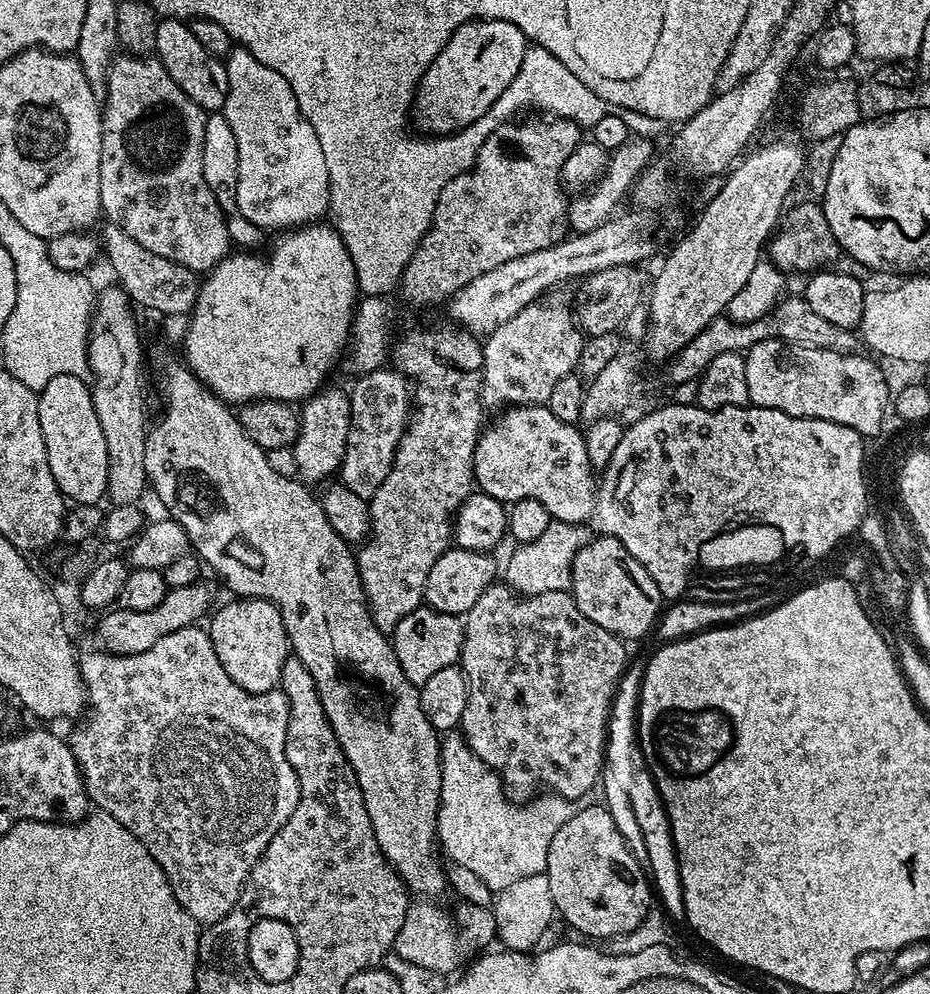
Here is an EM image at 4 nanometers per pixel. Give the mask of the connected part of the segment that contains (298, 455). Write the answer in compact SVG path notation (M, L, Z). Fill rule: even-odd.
M325 386L315 396L303 401L300 413L300 433L292 443L296 463L296 476L305 485L313 486L319 480L327 481L340 471L340 463L346 450L348 419L352 413L352 402L347 391Z

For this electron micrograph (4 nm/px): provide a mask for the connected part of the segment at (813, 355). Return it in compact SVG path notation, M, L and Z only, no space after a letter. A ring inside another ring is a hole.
M781 338L758 342L748 349L744 356L746 366L746 390L749 401L758 408L782 410L798 418L811 420L829 420L842 426L850 426L861 437L876 436L880 432L880 423L884 420L884 411L890 408L888 380L884 372L875 364L875 359L867 360L863 354L836 353L832 349L807 347L803 344L788 343Z

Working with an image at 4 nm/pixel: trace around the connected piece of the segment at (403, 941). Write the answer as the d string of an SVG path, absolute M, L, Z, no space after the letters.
M420 900L416 903L409 905L406 922L399 931L393 948L400 958L413 963L414 966L428 969L440 976L452 971L455 973L456 966L461 964L467 951L472 951L472 954L477 953L489 947L491 945L489 943L497 939L495 918L489 908L472 905L465 907L455 926L451 916L444 914L434 905L437 903L428 900Z

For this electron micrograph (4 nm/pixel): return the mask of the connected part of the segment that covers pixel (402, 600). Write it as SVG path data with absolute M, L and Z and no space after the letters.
M460 326L451 327L408 332L390 348L390 360L395 371L407 376L414 385L414 407L404 429L404 436L396 448L390 474L386 474L386 478L377 486L368 505L368 538L355 553L372 621L385 634L391 633L406 614L421 607L427 575L439 556L450 548L454 536L454 513L474 488L472 454L482 428L480 419L484 416L480 409L484 349L481 341L472 333L464 331Z

